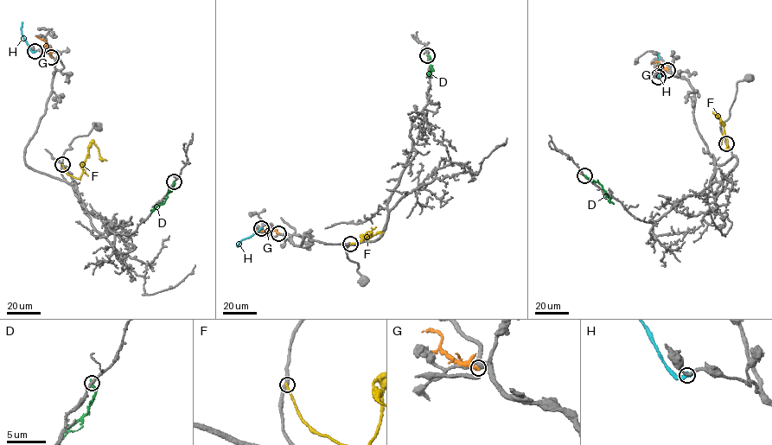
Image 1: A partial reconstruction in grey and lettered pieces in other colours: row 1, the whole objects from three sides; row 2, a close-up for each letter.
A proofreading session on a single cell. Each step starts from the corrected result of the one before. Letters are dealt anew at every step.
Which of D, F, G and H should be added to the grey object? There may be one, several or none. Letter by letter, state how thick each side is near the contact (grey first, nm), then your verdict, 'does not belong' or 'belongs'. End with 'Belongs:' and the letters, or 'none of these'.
D: 220/260 nm | does not belong
F: 320/240 nm | does not belong
G: 420/420 nm | does not belong
H: 240/480 nm | does not belong
Belongs: none of these

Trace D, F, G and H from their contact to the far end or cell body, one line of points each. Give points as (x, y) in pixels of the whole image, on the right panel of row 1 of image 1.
D: (584, 175), (601, 185), (614, 204)
F: (726, 144), (729, 149), (727, 150), (724, 123), (714, 113), (722, 121)
G: (667, 69), (658, 62), (653, 63)
H: (657, 77), (660, 53)

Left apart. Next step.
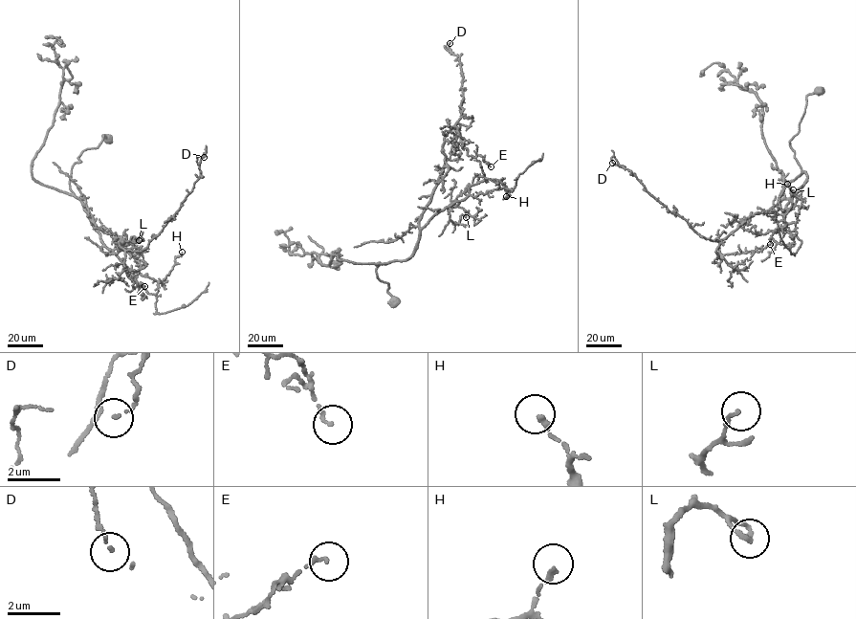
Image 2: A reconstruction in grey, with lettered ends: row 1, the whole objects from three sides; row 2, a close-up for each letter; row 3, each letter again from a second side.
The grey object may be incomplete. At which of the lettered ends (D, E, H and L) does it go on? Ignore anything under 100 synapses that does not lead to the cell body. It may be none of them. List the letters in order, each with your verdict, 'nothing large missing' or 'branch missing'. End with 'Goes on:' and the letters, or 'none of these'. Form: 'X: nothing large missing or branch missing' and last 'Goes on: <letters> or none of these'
D: nothing large missing
E: nothing large missing
H: nothing large missing
L: nothing large missing
Goes on: none of these

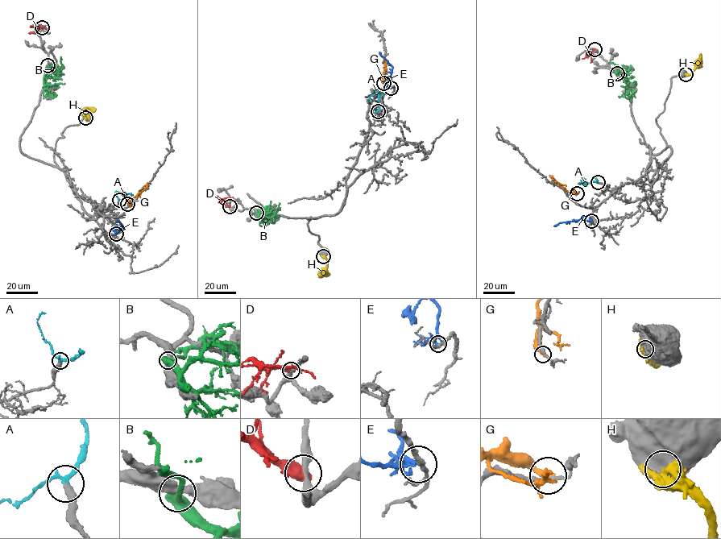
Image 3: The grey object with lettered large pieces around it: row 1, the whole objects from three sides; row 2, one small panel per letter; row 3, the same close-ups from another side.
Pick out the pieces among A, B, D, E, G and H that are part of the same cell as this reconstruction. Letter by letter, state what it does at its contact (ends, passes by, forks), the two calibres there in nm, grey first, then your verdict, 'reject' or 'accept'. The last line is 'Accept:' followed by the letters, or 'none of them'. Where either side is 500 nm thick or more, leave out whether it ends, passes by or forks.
A: it passes by | 380/200 nm | accept
B: 480/500 nm | reject
D: 280/650 nm | reject
E: it passes by | 240/190 nm | reject
G: it ends | 190/280 nm | reject
H: 1150/400 nm | reject
Accept: A

